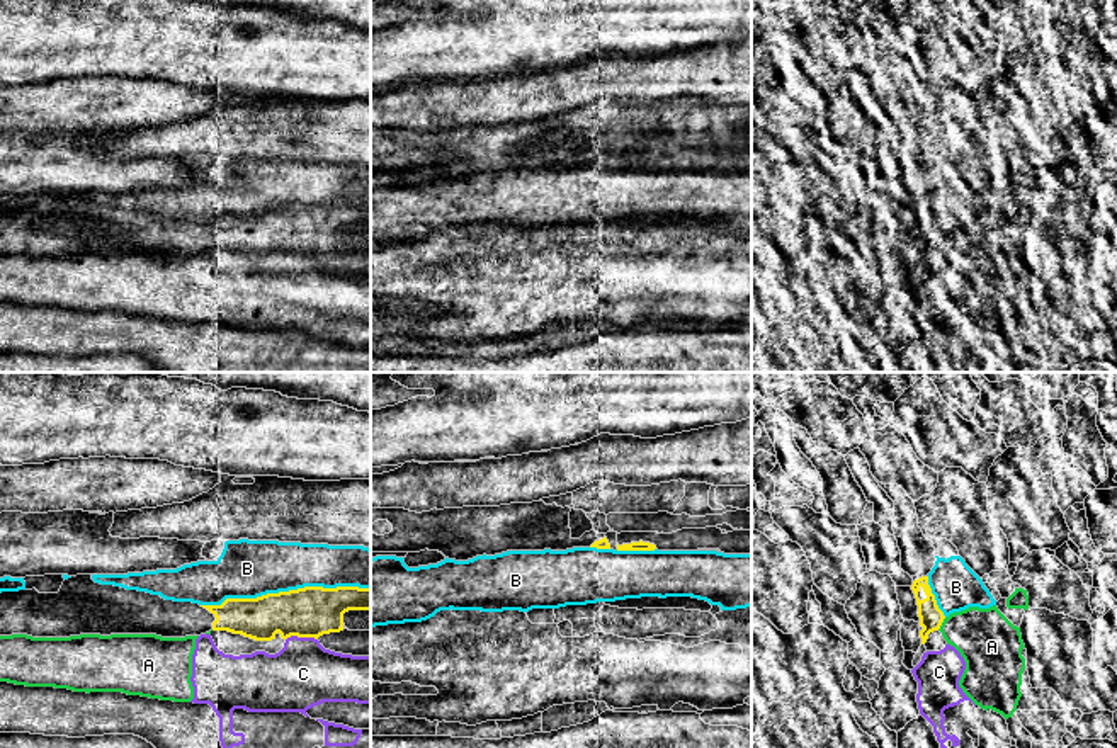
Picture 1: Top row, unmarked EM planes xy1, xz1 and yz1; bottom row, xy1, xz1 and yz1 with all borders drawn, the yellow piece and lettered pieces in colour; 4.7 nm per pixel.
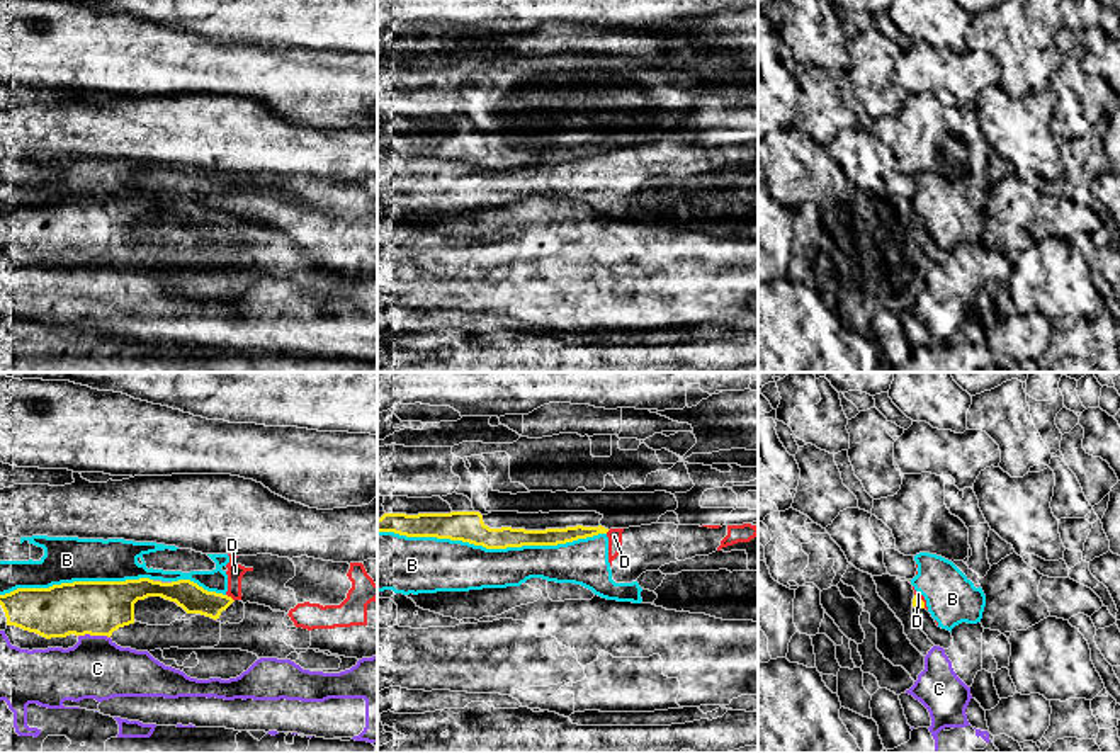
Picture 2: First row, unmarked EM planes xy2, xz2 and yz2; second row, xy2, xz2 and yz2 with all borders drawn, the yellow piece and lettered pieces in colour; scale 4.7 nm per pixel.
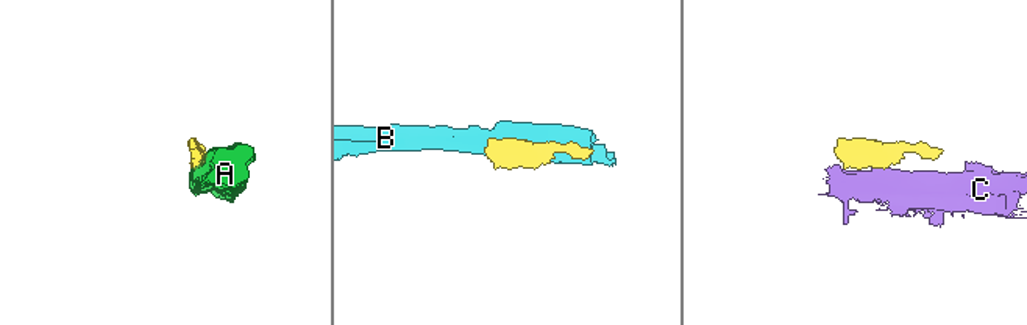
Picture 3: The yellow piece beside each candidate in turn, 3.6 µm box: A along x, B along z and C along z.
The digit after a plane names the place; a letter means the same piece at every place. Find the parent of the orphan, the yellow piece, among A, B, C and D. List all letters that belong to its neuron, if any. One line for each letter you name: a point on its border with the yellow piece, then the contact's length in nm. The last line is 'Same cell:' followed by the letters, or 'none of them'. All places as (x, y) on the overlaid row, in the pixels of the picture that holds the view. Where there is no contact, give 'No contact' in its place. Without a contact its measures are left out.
Same cell: none of them

